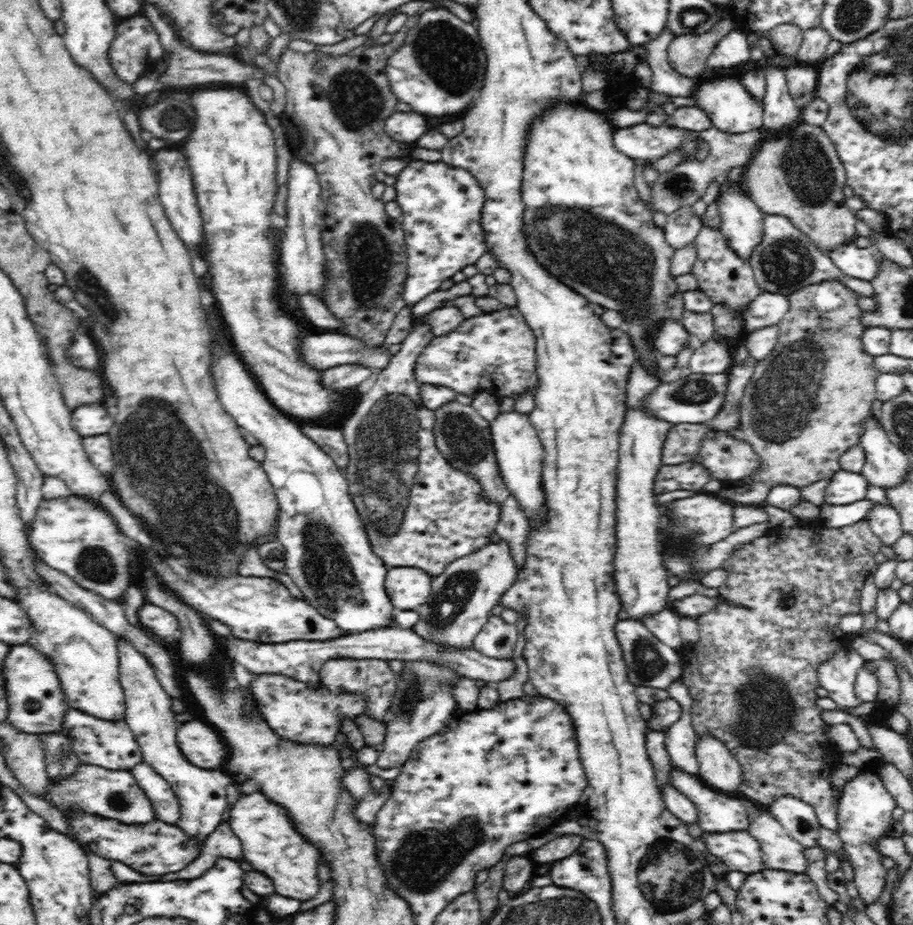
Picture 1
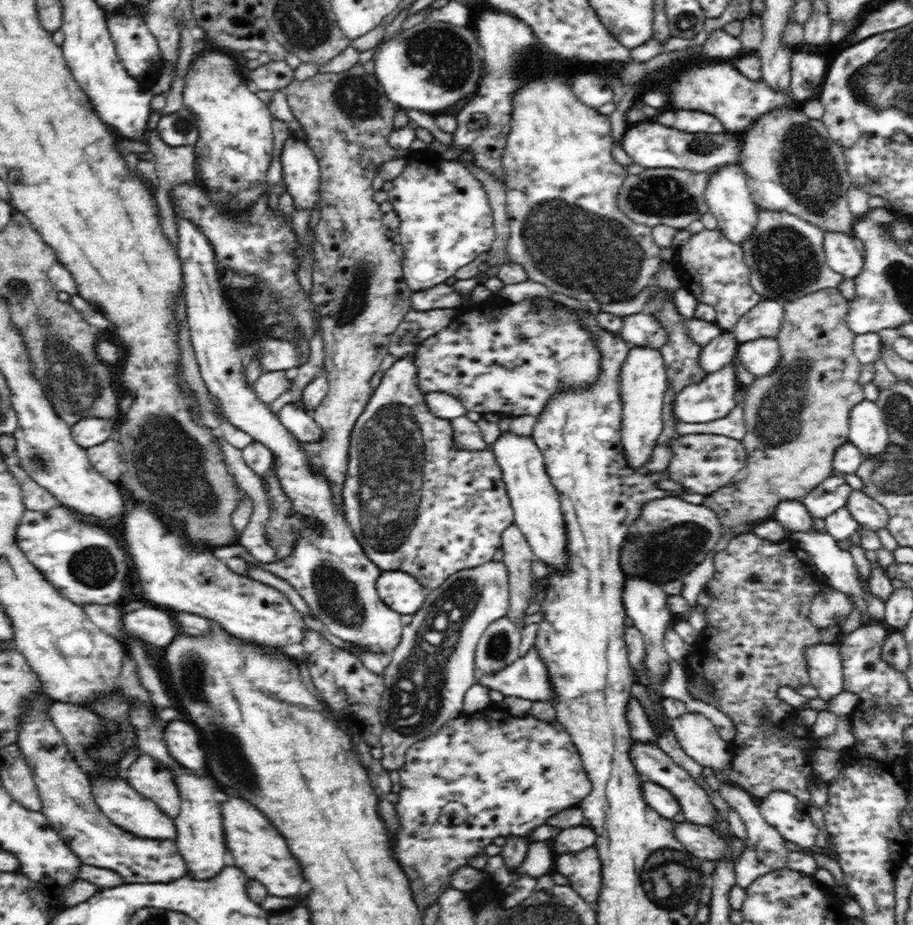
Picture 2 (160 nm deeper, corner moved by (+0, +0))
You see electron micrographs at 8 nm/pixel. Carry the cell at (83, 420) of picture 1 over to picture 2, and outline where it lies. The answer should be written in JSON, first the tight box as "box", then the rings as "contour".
{"box":[71,418,115,448],"contour":[[[82,418],[71,426],[72,438],[82,448],[92,448],[106,442],[115,425],[114,421],[105,418]]]}

